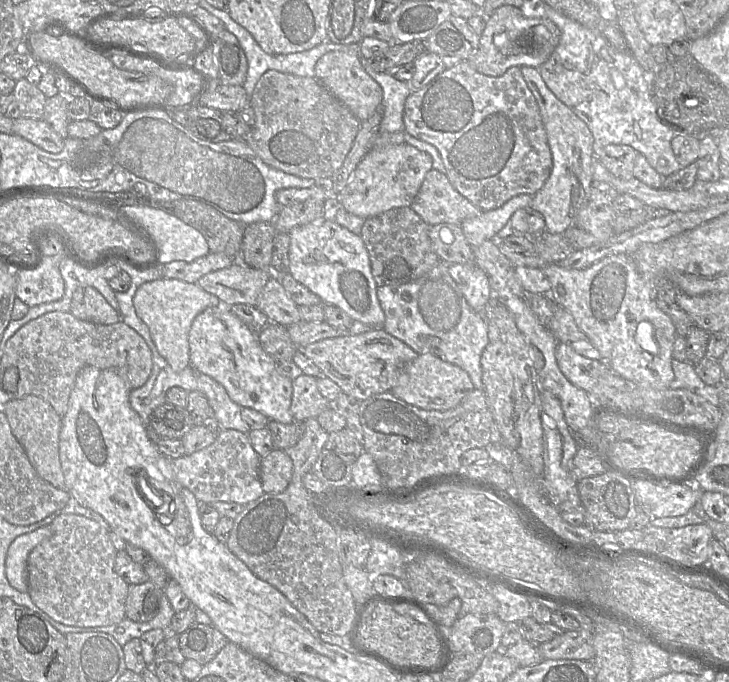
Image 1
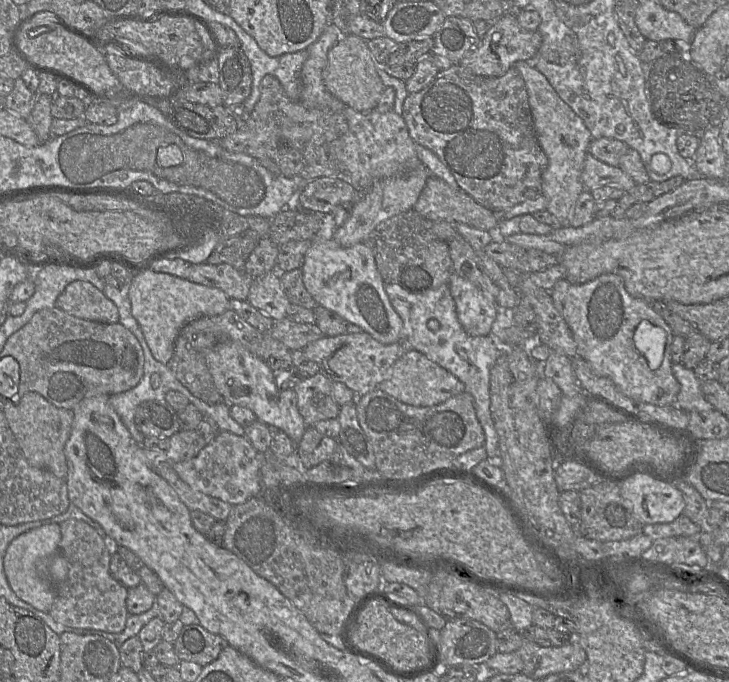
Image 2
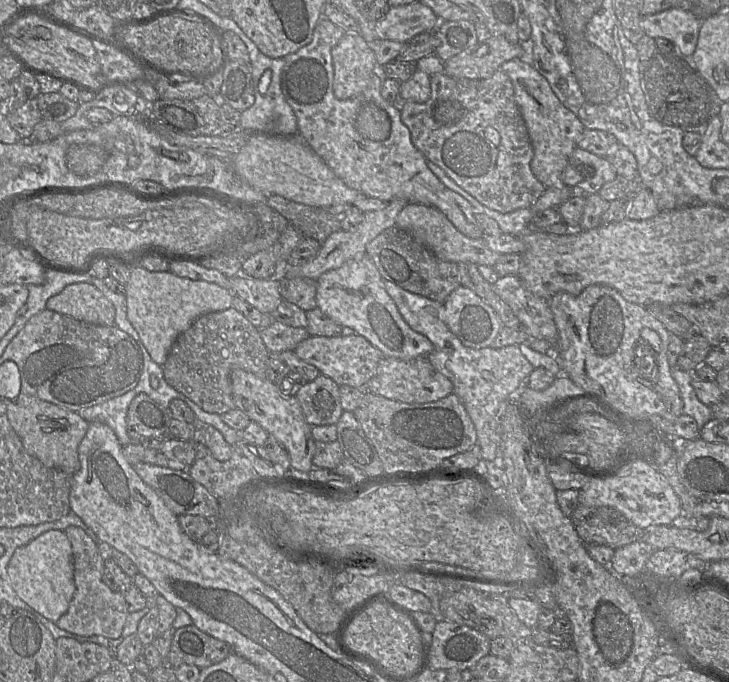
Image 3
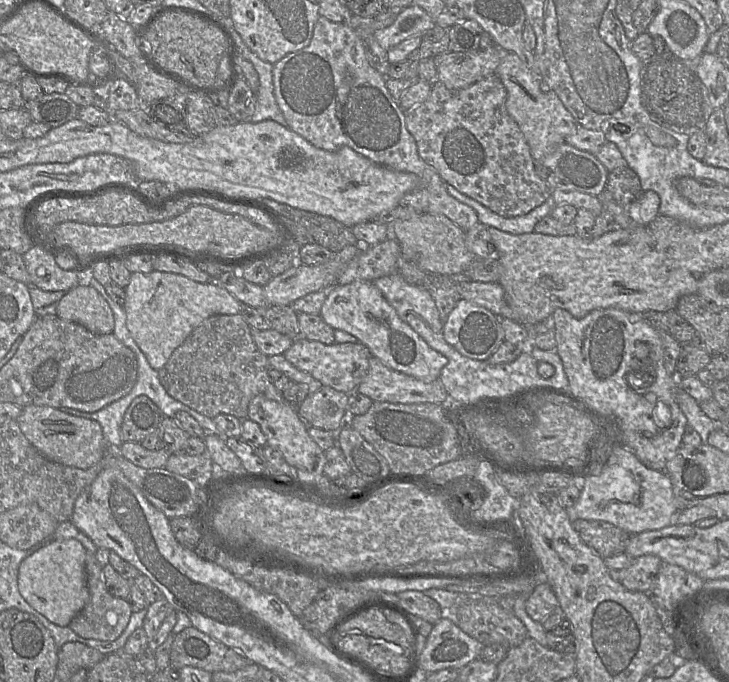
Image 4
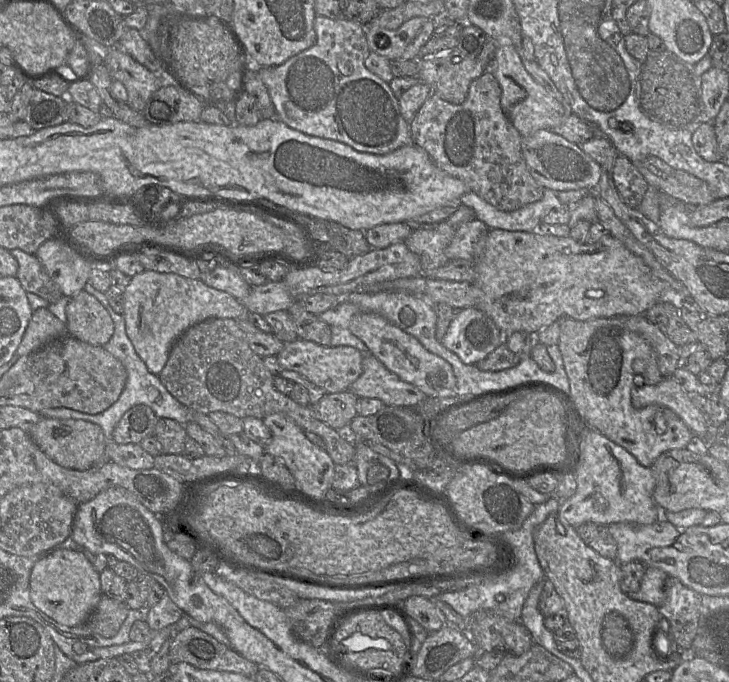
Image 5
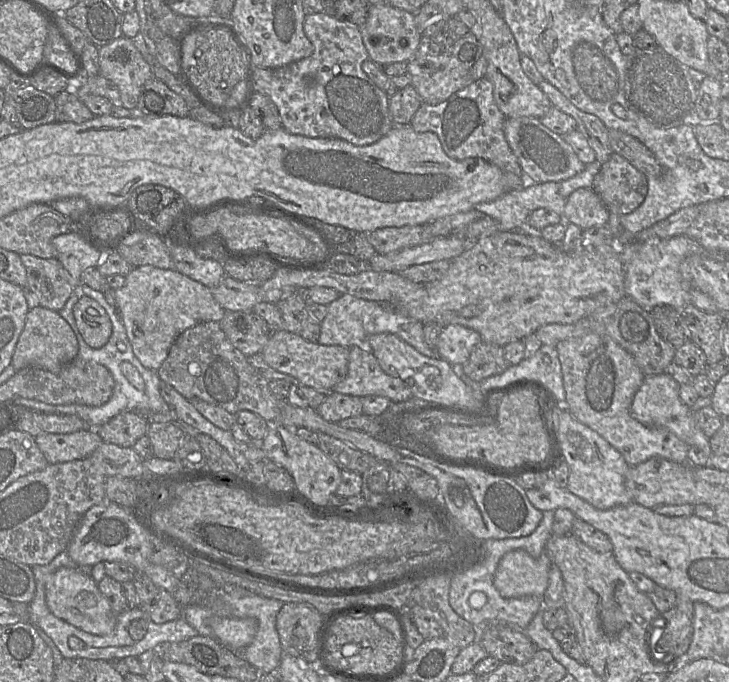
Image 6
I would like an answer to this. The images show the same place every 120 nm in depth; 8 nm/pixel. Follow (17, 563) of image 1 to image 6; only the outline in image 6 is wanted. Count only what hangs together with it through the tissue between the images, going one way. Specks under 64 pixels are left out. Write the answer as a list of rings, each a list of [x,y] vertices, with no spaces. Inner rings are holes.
[[[61,567],[51,573],[45,583],[45,601],[49,610],[75,627],[94,635],[111,634],[116,627],[117,614],[107,598],[100,592],[98,583],[81,568]]]

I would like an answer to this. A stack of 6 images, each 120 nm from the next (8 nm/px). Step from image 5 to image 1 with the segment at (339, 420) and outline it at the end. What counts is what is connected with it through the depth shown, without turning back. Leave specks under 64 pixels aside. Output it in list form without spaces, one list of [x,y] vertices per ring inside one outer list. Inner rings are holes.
[[[302,373],[292,380],[290,411],[295,421],[304,422],[308,418],[316,418],[332,405],[320,393],[316,379],[315,376]]]

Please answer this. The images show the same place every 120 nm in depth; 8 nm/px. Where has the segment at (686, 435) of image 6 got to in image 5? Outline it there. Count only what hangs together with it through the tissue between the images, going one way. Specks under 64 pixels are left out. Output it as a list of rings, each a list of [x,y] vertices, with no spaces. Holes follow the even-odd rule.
[[[664,377],[655,385],[633,388],[631,402],[636,409],[649,405],[669,408],[688,426],[694,435],[706,438],[709,420],[695,407],[688,393],[673,377]]]

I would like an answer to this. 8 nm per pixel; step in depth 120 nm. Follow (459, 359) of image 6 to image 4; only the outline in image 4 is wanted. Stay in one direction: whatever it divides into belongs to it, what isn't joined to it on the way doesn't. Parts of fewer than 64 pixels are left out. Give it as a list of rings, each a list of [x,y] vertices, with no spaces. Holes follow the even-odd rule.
[[[459,299],[448,315],[442,333],[445,341],[461,355],[479,361],[487,360],[504,341],[501,318],[488,309],[464,299]]]

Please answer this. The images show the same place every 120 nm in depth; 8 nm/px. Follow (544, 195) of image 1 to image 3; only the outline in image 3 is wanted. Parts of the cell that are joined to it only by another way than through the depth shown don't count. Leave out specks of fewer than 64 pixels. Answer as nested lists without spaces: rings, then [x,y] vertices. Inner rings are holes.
[[[527,57],[514,58],[504,62],[500,69],[512,81],[515,101],[526,124],[534,156],[531,161],[531,170],[534,176],[546,187],[562,189],[562,173],[568,164],[568,159],[583,131],[584,125],[578,117],[567,109],[558,99],[542,76],[530,63]]]

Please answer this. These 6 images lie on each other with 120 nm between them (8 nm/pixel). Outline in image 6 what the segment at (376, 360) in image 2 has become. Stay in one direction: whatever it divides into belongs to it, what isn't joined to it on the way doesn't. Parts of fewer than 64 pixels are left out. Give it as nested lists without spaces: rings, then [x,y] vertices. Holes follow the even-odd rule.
[[[282,330],[273,332],[261,351],[265,362],[273,369],[291,375],[318,391],[331,392],[347,375],[350,348],[339,345],[321,345]]]

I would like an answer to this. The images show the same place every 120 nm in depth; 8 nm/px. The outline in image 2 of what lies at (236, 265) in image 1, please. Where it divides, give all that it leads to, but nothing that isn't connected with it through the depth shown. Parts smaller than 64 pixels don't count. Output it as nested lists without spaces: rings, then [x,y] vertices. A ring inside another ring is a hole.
[[[191,264],[188,280],[208,287],[223,290],[232,299],[247,300],[251,282],[254,278],[244,270],[238,270],[230,264]]]

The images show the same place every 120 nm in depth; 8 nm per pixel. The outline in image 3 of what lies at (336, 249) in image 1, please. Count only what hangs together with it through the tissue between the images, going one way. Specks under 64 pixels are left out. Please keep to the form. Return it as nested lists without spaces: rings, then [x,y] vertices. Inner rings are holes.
[[[367,253],[323,273],[316,282],[318,308],[340,326],[350,327],[365,337],[385,357],[410,360],[419,356],[427,357],[434,350],[426,336],[414,331],[405,322]]]

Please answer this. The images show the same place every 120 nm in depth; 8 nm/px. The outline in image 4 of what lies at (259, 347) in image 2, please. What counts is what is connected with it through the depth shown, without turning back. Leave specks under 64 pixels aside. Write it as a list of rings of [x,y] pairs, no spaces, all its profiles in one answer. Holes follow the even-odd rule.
[[[238,313],[207,318],[174,350],[158,373],[170,396],[197,412],[212,419],[219,414],[230,414],[244,420],[250,401],[257,395],[286,402],[273,384],[269,369],[268,356],[258,349],[251,327],[242,313]]]

